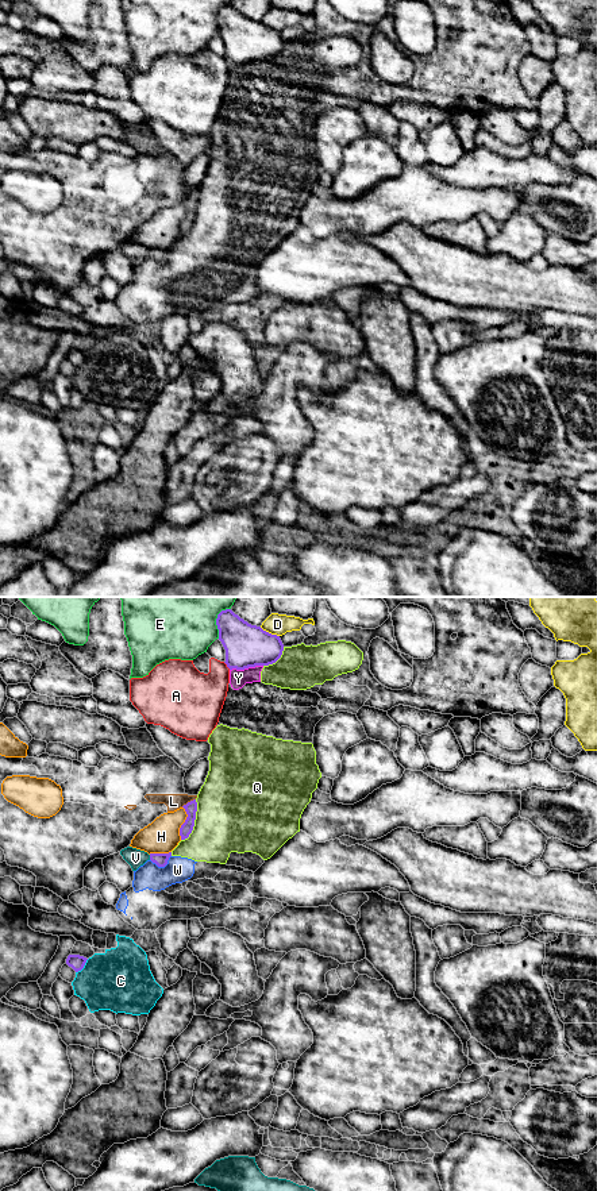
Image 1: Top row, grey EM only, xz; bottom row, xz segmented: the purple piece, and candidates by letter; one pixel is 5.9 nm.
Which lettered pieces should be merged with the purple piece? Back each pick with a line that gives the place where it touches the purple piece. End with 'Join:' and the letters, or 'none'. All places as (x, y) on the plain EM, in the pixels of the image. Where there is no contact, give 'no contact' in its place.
Join: none

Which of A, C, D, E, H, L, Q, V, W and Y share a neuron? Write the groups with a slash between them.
A / C / D / E / H / L / Q W Y / V

